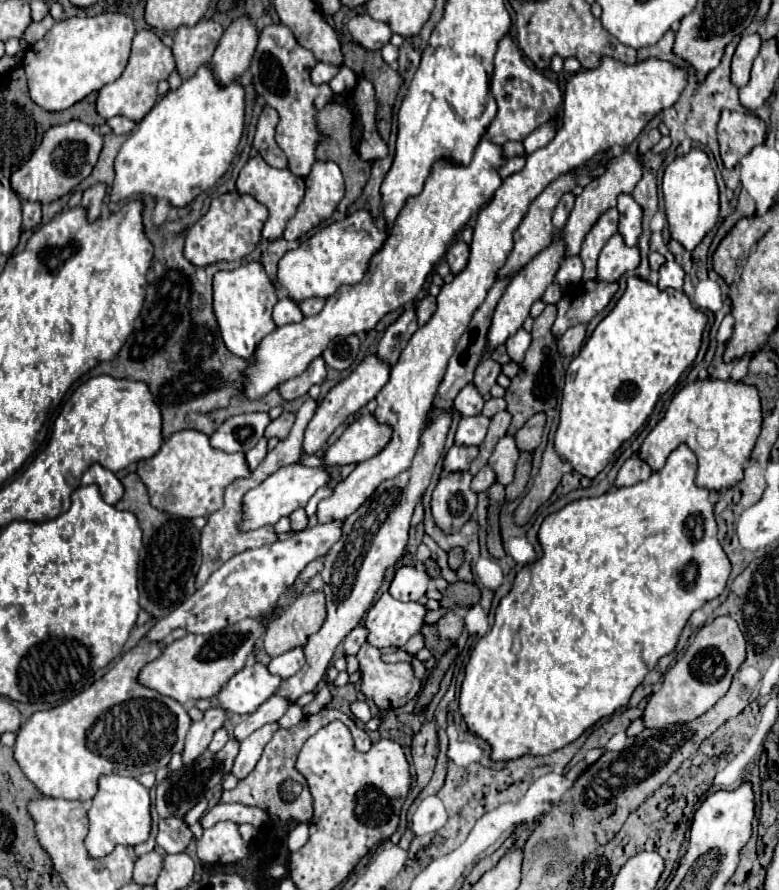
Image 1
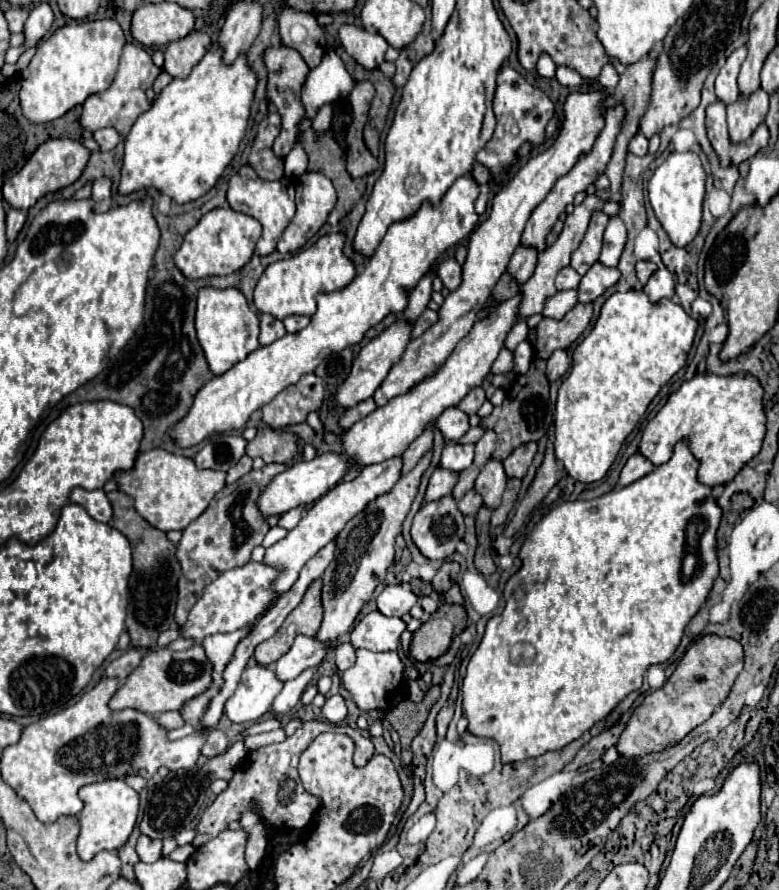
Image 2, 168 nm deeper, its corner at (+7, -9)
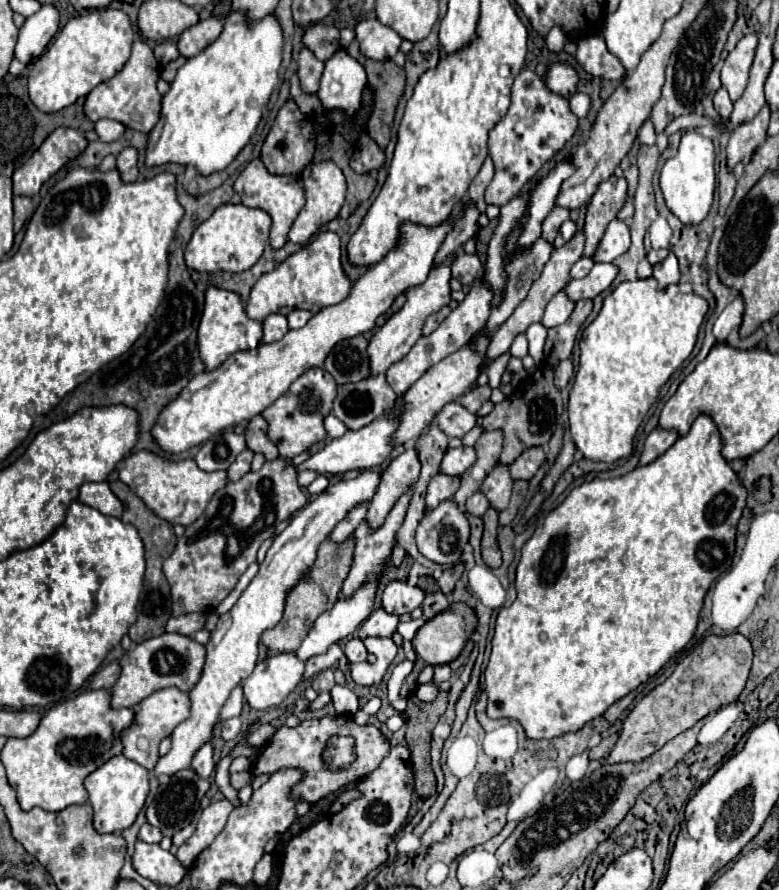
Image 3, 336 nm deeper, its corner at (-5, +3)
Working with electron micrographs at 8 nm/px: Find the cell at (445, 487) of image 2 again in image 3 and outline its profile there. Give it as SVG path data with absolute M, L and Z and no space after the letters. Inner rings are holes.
M439 472L437 476L431 478L429 486L427 486L427 506L435 508L439 502L453 498L455 492L459 488L459 476L445 476L443 472Z

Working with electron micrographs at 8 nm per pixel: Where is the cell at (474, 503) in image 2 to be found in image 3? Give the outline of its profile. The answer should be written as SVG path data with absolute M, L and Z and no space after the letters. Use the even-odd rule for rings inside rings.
M475 492L475 494L467 500L465 508L467 508L467 512L469 512L469 514L483 516L483 514L485 514L485 510L489 508L489 500L485 500L485 494L483 494L483 492Z

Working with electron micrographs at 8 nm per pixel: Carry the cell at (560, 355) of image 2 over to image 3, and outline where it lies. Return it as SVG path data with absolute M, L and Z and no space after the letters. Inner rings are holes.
M567 358L555 370L555 386L565 388L567 382L571 380L571 376L573 376L573 362L571 362L571 358Z

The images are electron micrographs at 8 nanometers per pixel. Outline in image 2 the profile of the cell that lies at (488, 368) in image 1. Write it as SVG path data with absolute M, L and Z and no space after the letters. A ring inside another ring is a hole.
M479 386L479 388L473 388L473 390L457 404L457 408L471 416L471 414L475 414L475 412L481 408L483 402L485 402L485 390Z

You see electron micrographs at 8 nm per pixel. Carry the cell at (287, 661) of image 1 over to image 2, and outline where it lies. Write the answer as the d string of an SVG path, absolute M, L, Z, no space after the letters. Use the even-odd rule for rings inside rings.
M299 634L291 650L275 662L277 678L281 682L287 682L299 676L303 670L321 664L331 648L333 648L333 642L319 642L315 636Z

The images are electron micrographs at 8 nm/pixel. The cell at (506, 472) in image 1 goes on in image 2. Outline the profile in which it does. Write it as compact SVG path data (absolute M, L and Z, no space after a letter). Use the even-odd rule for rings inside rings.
M489 460L485 468L481 470L479 478L475 480L475 492L481 494L483 504L491 510L495 510L501 504L501 496L507 484L507 476L503 470L503 464L499 460Z

